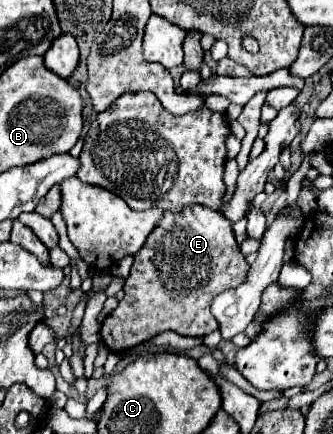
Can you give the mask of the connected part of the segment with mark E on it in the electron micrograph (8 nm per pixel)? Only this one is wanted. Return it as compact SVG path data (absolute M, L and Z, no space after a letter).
M200 205L178 213L166 211L140 253L134 255L132 271L124 283L124 299L104 319L100 339L110 351L128 351L162 331L204 337L218 329L210 313L212 297L240 285L248 269L232 223L218 211Z

